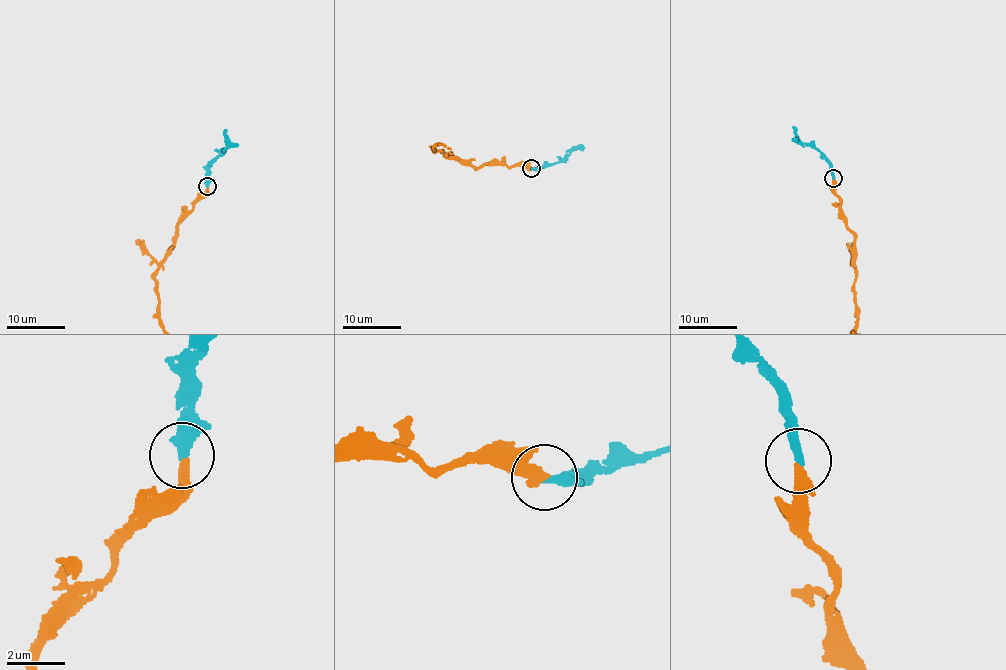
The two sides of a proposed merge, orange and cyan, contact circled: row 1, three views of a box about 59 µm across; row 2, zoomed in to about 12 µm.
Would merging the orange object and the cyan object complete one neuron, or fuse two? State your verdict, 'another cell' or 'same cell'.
same cell

